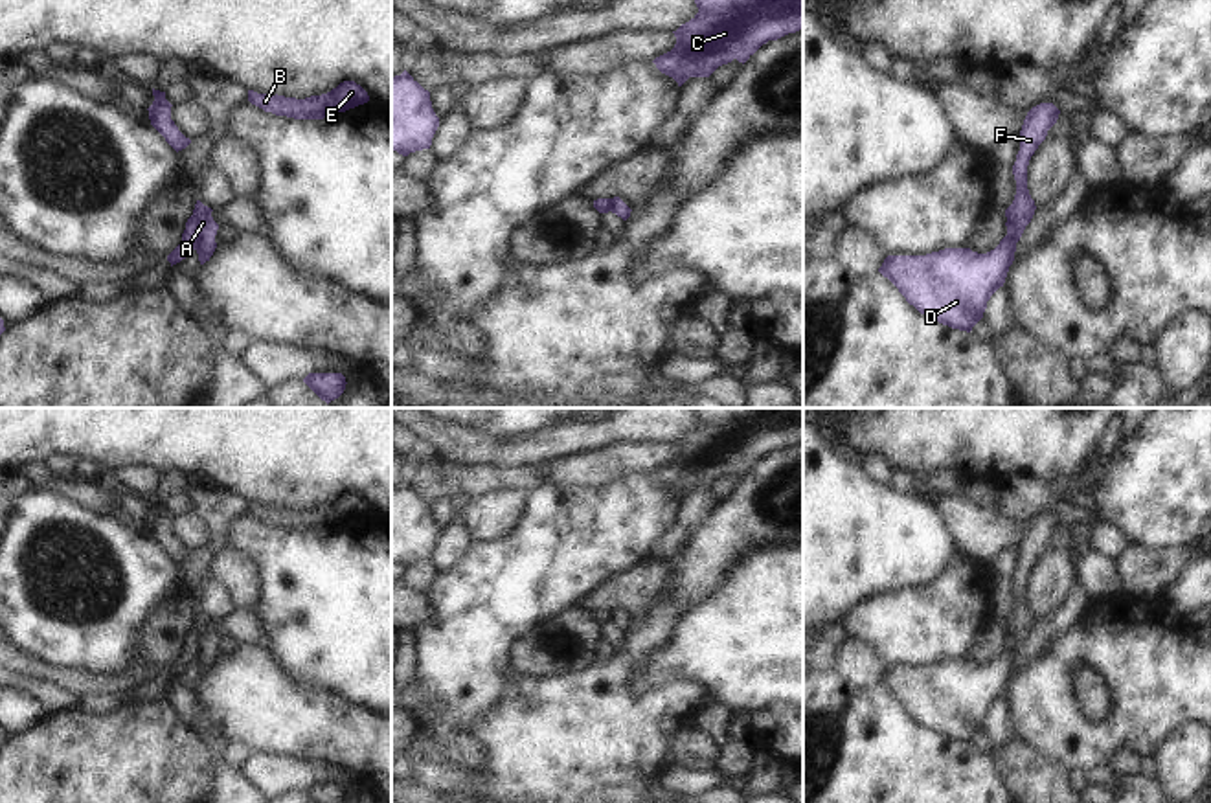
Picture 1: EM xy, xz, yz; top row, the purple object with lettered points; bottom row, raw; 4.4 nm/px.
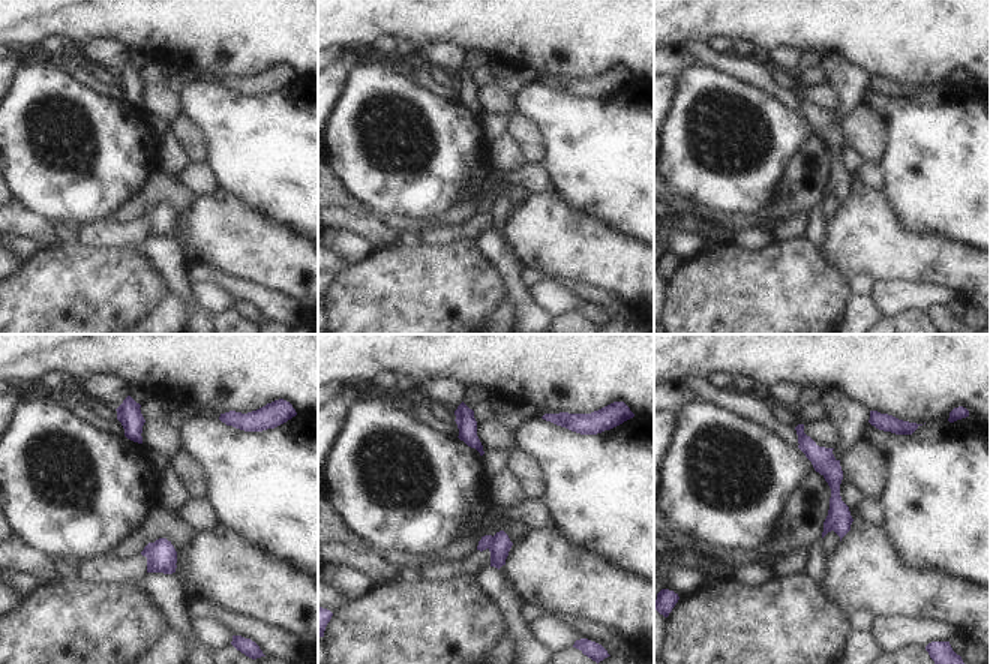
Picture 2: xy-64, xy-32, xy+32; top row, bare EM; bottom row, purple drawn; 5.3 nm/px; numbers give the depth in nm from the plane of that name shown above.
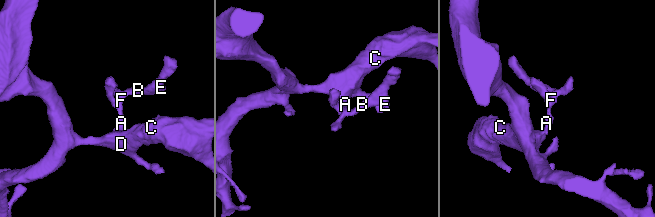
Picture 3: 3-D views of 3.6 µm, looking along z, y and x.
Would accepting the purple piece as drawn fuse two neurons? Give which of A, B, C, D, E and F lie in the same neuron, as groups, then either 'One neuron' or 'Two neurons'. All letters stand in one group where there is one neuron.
Groups: A B C D E F. One neuron

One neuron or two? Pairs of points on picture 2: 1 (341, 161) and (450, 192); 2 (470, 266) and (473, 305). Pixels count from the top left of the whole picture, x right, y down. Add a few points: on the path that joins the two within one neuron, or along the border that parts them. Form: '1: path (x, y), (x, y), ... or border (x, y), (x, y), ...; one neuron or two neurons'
1: path (368, 162), (381, 173), (423, 176); one neuron
2: path (470, 275), (470, 296); one neuron

